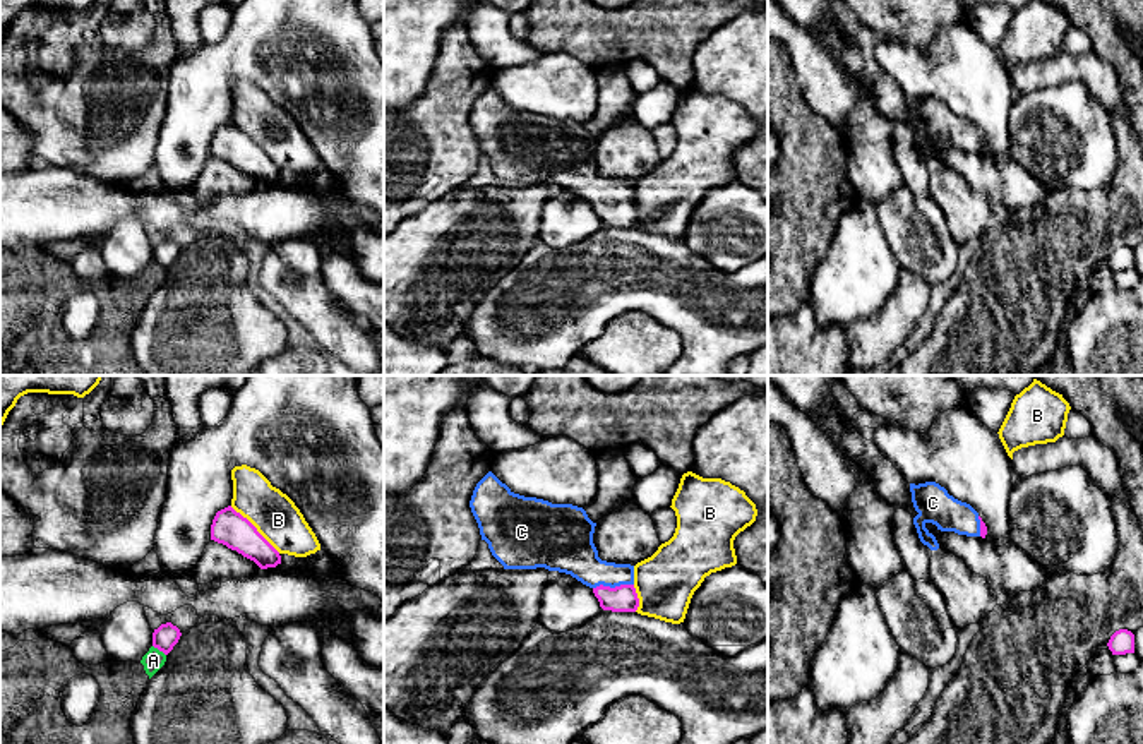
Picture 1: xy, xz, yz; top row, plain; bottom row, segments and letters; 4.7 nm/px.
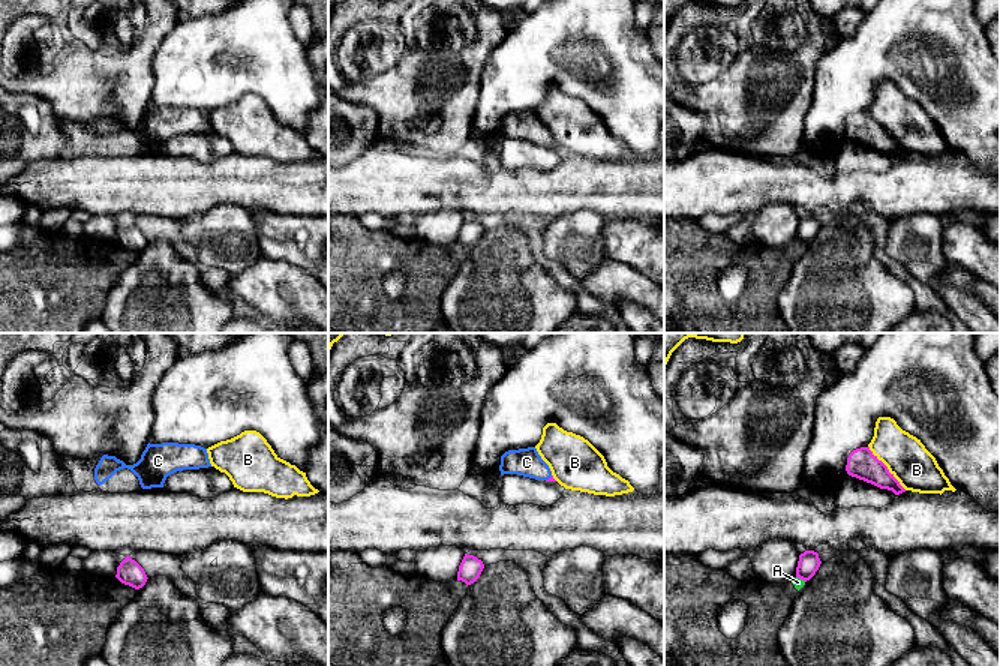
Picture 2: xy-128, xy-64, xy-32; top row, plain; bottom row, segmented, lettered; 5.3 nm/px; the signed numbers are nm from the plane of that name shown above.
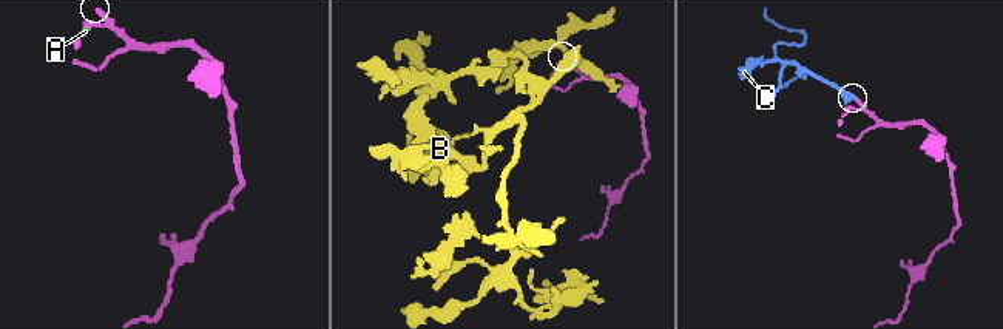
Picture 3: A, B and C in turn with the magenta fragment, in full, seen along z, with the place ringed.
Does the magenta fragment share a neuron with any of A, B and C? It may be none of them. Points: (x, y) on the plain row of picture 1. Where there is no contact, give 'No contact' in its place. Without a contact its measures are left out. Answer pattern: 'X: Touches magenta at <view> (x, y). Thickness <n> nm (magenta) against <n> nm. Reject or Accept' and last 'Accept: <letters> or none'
A: Touches magenta at xy (160, 266). Thickness 110 nm (magenta) against 100 nm. Reject
B: Touches magenta at xy (256, 144). Thickness 160 nm (magenta) against 220 nm. Reject
C: Touches magenta at xz (612, 204). Thickness 130 nm (magenta) against 200 nm. Accept
Accept: C

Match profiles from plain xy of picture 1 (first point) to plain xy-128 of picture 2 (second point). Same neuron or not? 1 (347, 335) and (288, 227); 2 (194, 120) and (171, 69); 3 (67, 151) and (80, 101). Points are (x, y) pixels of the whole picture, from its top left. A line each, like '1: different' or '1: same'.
1: different
2: same
3: same

